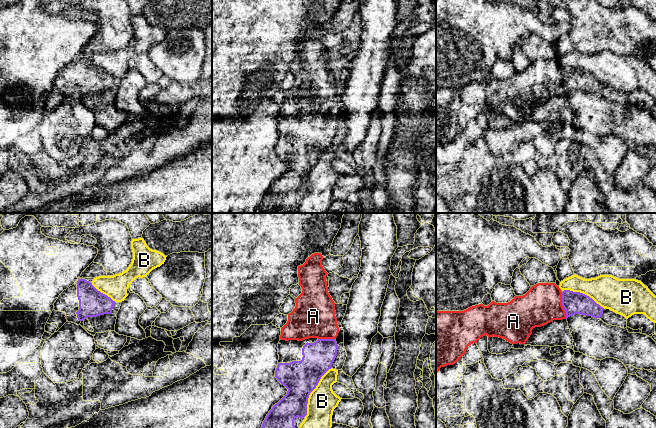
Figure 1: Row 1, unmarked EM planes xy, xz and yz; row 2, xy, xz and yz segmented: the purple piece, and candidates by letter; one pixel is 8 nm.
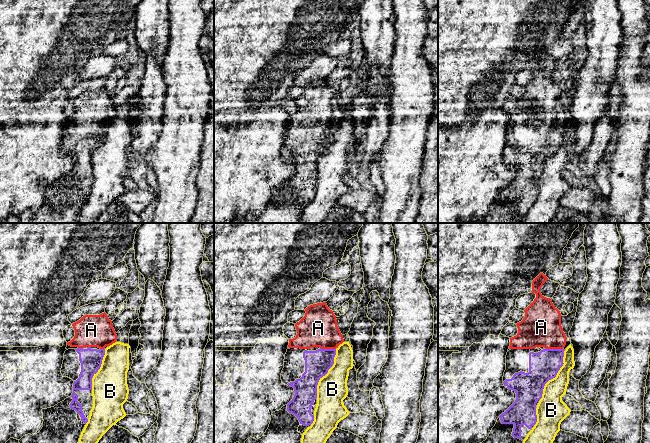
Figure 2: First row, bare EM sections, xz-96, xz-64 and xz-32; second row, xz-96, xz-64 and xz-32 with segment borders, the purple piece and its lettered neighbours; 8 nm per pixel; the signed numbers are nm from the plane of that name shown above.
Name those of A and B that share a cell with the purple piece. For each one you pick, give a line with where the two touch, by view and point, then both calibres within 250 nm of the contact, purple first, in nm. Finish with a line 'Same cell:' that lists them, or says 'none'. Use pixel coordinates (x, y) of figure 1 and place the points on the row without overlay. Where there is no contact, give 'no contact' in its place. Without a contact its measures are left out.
A: meets purple in yz at (562, 81); 180 nm thick on the purple side, 320 nm on the other
Same cell: A

